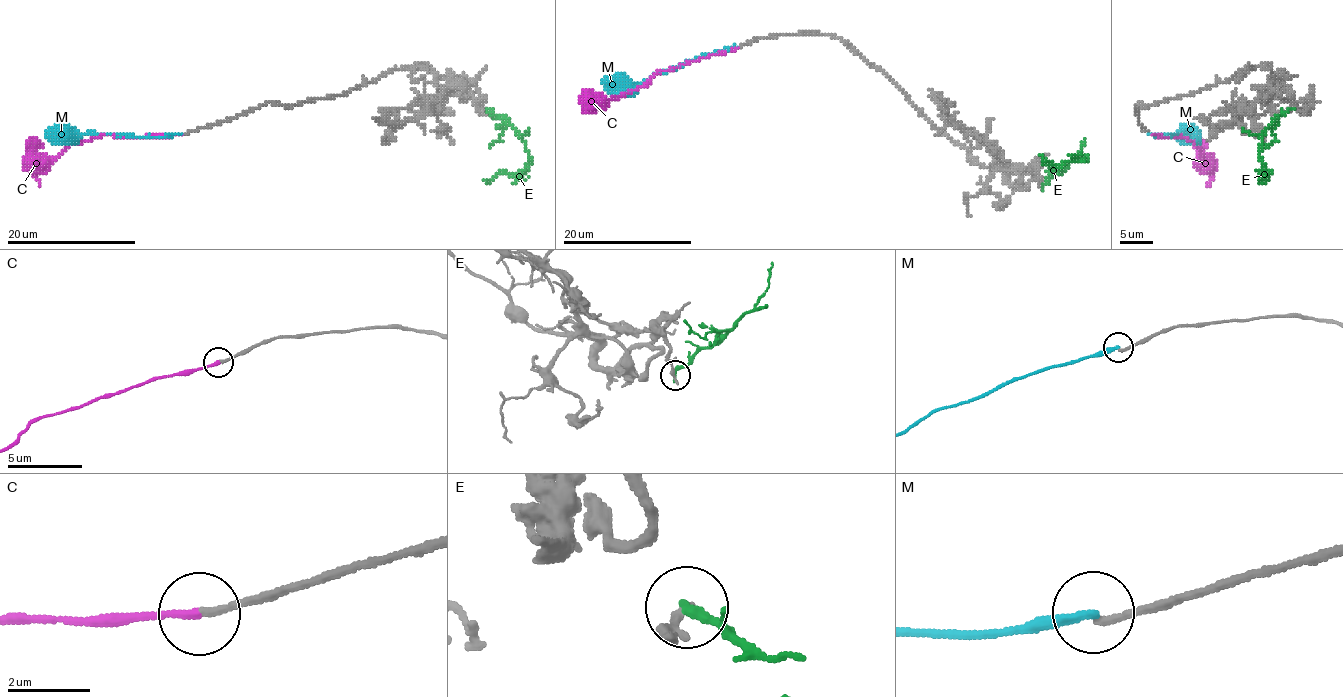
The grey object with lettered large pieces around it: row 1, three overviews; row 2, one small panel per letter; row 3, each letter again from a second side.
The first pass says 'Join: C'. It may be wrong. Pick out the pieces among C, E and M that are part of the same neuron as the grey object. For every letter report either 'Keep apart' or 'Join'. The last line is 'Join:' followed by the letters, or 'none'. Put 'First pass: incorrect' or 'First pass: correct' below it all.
C: Join
E: Keep apart
M: Keep apart
Join: C
First pass: correct

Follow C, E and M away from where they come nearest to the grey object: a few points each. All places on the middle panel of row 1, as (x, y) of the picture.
C: (735, 48), (658, 71), (643, 85), (611, 98), (598, 98), (593, 107), (594, 102)
E: (1041, 186), (1072, 160), (1080, 155), (1085, 157), (1052, 163), (1039, 155)
M: (735, 47), (656, 73), (640, 84), (609, 84), (602, 79)

